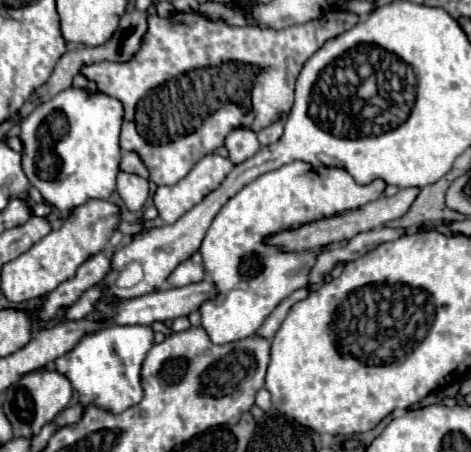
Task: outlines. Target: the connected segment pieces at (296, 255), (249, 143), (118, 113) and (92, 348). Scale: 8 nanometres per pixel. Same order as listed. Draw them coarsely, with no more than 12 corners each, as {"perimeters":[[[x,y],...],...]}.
{"perimeters":[[[290,163],[230,197],[200,247],[214,343],[254,335],[308,287],[326,247],[284,229],[384,195],[344,169]],[[234,129],[224,139],[234,165],[260,151],[256,133]],[[66,89],[22,123],[22,169],[70,211],[116,191],[122,103]],[[102,325],[54,361],[80,405],[144,397],[146,325]]]}

